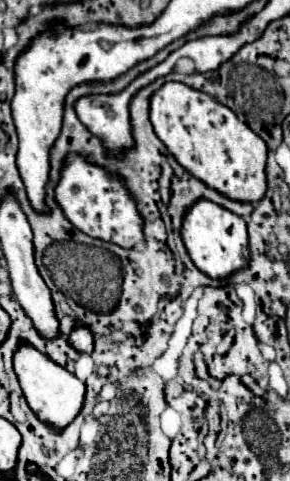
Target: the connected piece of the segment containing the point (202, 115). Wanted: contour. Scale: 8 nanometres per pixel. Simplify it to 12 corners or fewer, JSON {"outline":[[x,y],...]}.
{"outline":[[167,81],[149,119],[169,153],[235,201],[265,195],[267,145],[229,107]]}

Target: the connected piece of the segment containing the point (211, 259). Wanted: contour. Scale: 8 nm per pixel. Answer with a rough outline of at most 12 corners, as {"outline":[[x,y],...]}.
{"outline":[[209,199],[187,207],[193,263],[223,279],[247,267],[245,219]]}

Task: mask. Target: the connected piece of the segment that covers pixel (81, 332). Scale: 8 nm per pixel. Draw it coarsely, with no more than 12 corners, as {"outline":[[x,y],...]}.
{"outline":[[89,325],[73,327],[67,341],[77,353],[93,353]]}

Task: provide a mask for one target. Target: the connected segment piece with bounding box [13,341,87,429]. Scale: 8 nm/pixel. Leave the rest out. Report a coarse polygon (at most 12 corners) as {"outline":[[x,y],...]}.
{"outline":[[21,341],[13,353],[29,407],[63,429],[87,387]]}

